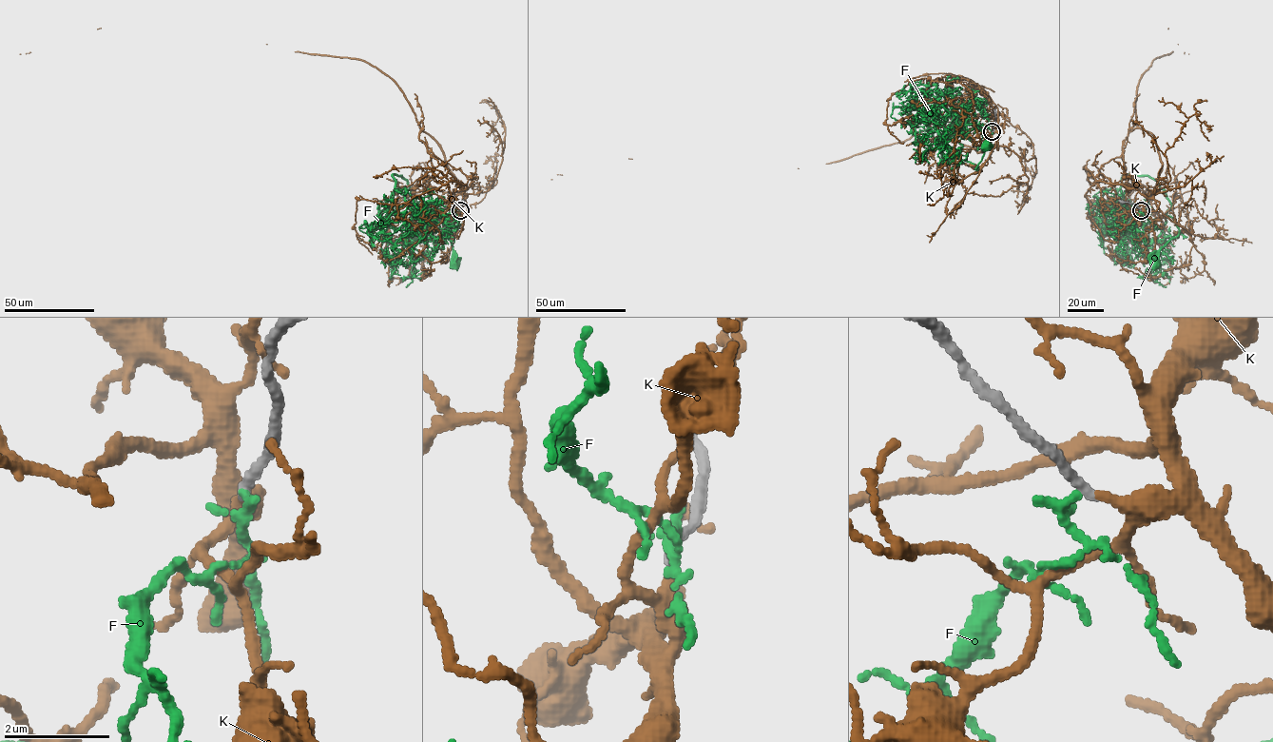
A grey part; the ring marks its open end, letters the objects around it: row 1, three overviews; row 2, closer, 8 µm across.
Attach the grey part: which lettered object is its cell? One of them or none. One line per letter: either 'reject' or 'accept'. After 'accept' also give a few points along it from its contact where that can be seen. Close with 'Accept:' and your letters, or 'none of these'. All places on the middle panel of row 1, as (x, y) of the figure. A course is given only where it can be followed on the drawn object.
F: reject
K: reject
Accept: none of these

